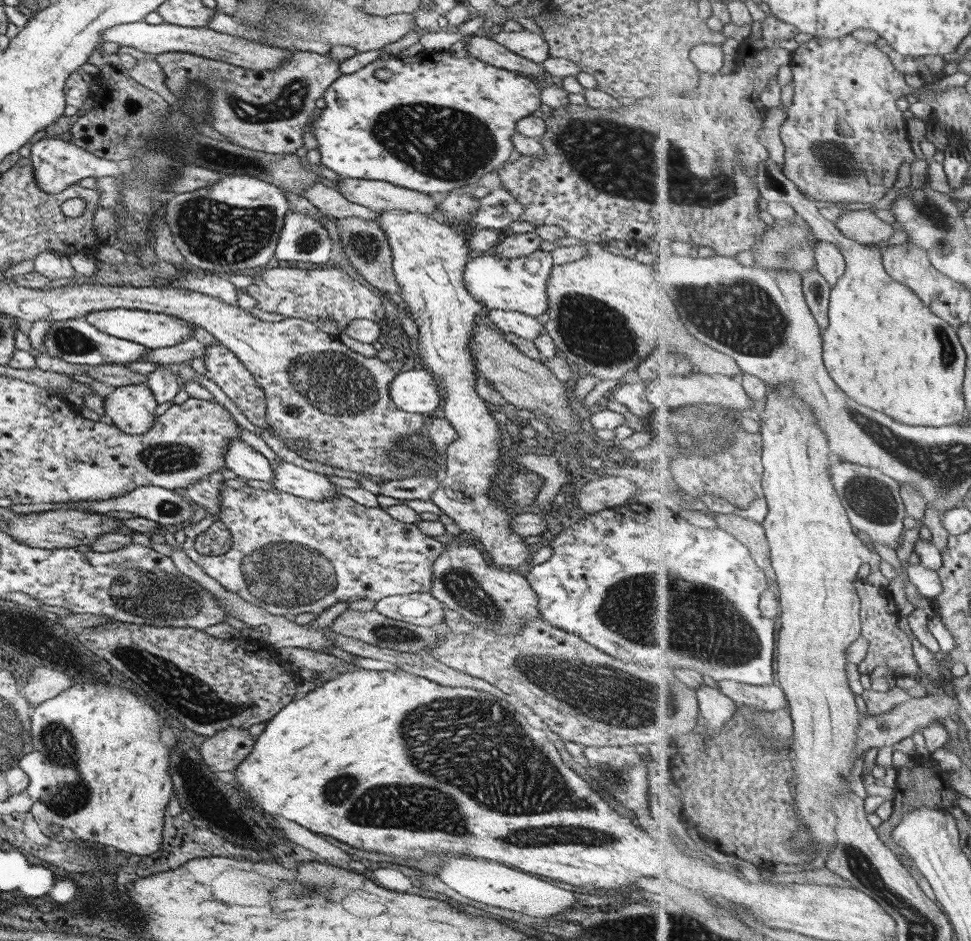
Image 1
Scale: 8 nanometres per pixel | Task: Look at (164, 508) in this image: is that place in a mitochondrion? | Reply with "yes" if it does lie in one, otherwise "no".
yes

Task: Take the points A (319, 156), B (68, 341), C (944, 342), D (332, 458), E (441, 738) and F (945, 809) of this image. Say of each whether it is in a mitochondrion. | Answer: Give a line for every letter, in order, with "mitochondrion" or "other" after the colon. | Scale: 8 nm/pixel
A: other
B: mitochondrion
C: mitochondrion
D: other
E: mitochondrion
F: other

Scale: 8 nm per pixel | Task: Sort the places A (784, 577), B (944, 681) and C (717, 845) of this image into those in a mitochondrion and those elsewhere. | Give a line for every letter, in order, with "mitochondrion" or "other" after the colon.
A: other
B: other
C: other

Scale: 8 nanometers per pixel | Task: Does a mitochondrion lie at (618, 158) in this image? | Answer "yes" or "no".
yes

